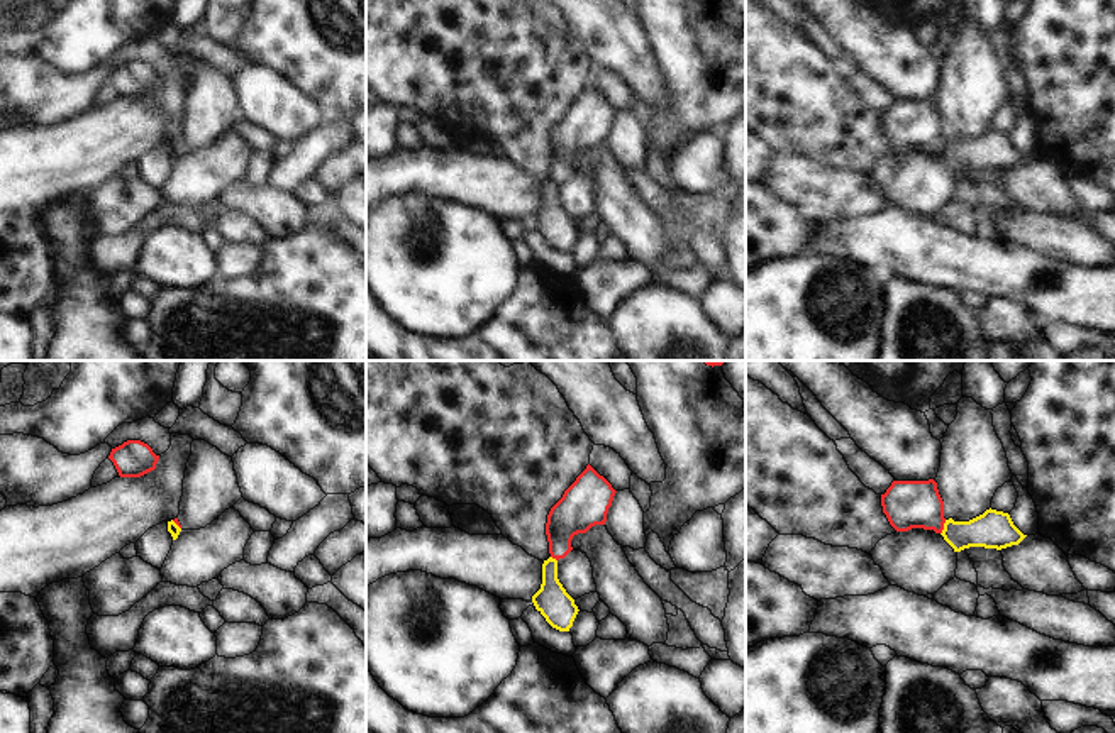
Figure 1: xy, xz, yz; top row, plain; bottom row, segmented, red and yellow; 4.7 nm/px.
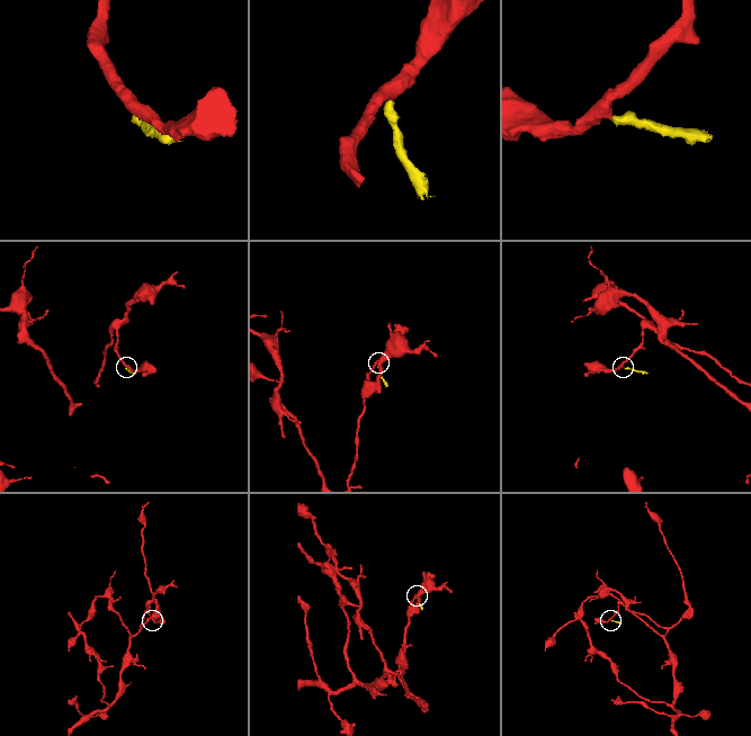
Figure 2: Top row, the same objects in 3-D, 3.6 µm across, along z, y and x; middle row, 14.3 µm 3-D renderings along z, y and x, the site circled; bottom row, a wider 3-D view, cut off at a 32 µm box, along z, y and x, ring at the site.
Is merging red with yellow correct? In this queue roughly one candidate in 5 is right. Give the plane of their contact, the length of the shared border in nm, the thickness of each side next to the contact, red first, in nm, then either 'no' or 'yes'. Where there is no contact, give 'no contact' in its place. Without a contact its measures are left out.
yz | 80 nm | 220/180 nm | no

